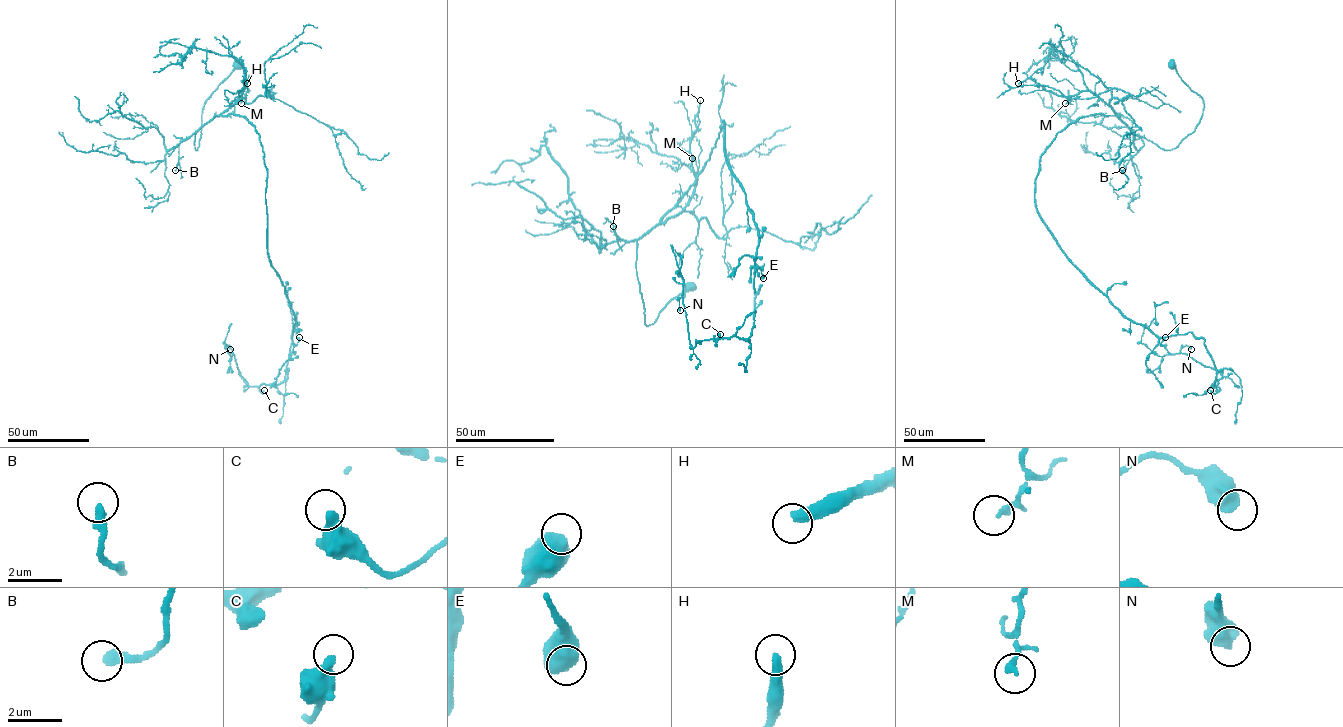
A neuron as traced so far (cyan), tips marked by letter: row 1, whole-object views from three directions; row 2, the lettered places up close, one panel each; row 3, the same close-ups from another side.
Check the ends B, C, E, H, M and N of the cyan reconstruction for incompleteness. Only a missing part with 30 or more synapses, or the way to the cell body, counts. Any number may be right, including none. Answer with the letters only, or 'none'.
H

